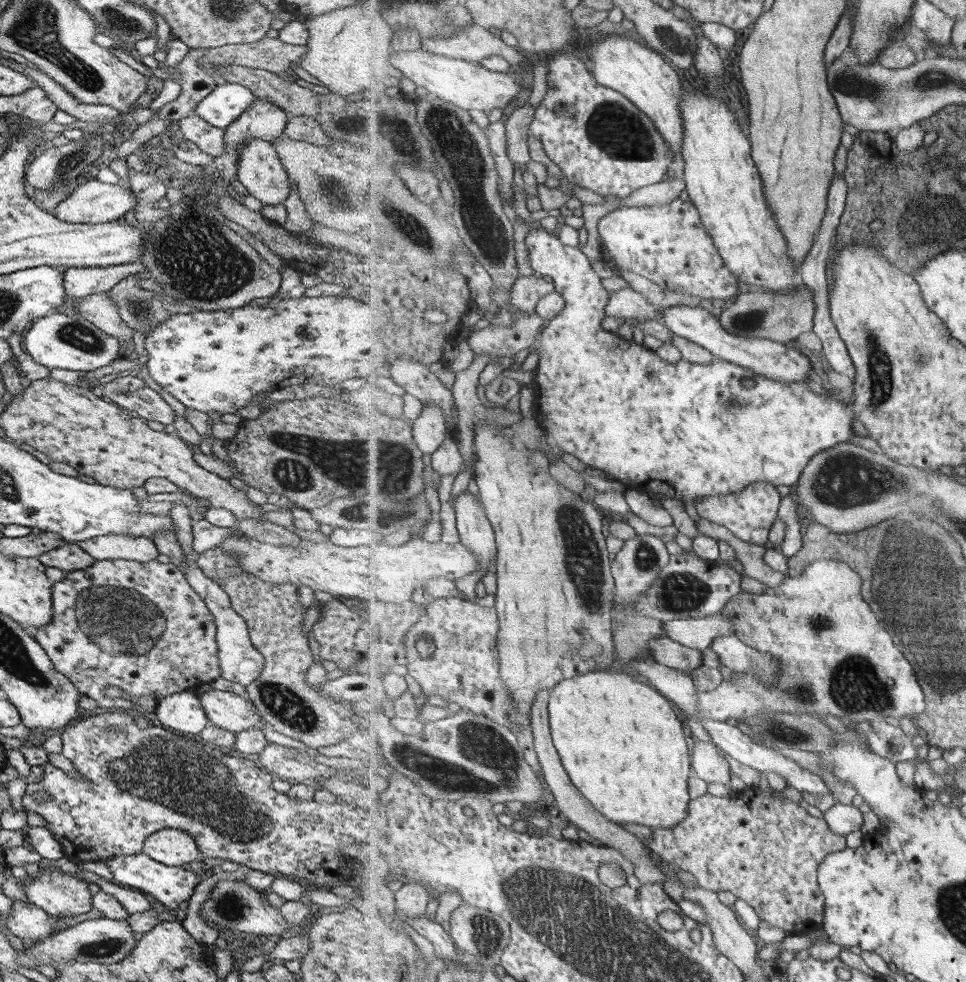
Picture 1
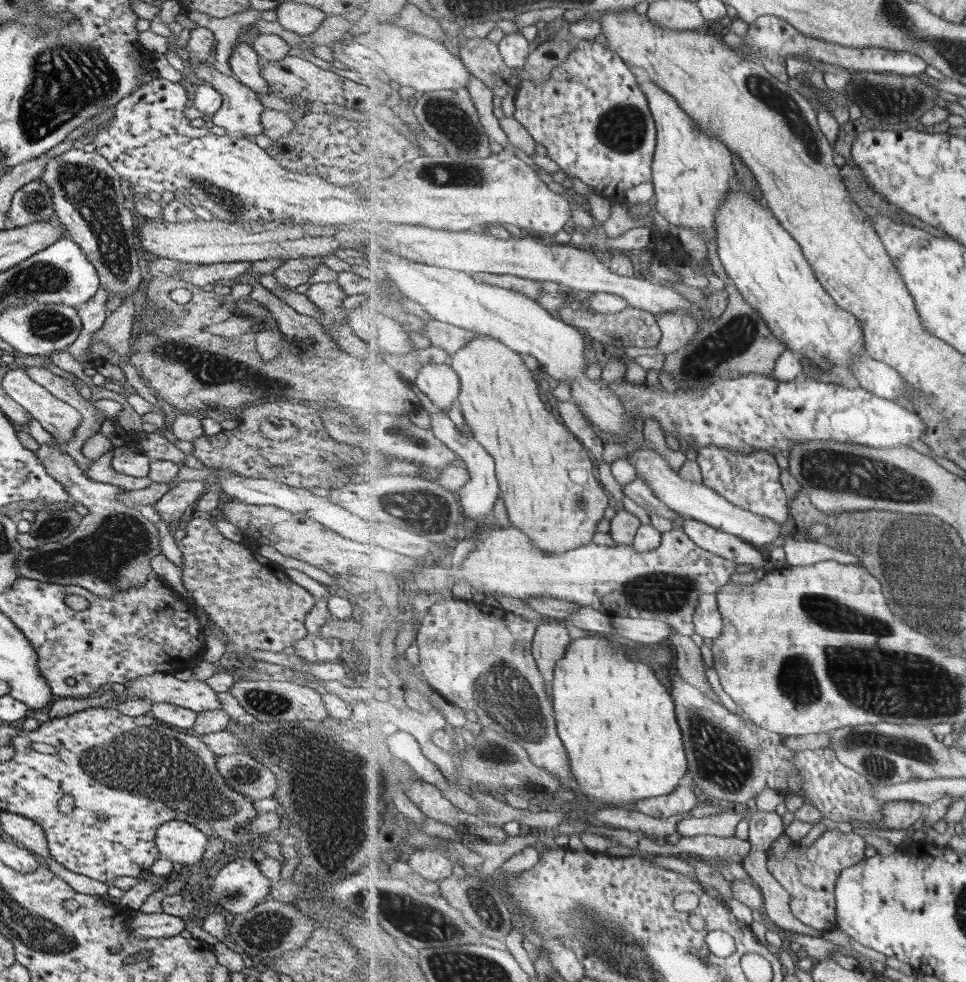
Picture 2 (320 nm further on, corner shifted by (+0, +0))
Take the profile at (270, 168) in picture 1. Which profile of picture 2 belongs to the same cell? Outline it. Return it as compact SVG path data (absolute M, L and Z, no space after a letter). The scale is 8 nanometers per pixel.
M211 61L198 62L193 64L190 69L197 78L201 78L203 83L214 88L222 96L220 107L211 114L209 124L224 128L229 135L237 135L251 140L256 134L262 132L260 114L263 111L263 106L259 102L257 95L248 86L241 84L234 77L225 75L211 67Z

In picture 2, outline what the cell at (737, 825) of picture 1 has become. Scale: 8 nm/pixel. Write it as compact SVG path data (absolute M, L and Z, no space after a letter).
M831 827L807 849L797 848L800 848L799 842L780 860L774 860L769 854L768 869L791 893L790 909L803 924L822 932L833 930L838 927L836 884L846 868L865 859L867 842L859 834L843 834Z

